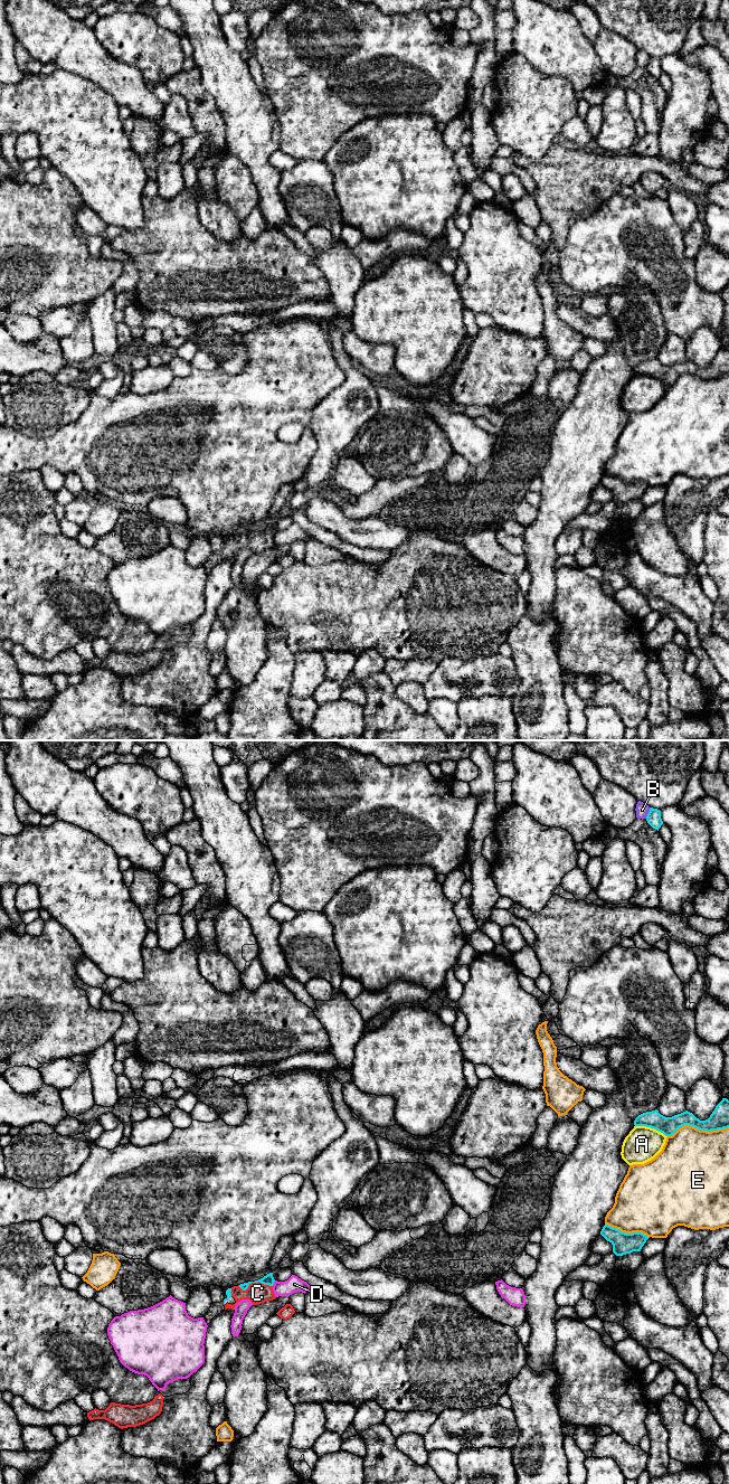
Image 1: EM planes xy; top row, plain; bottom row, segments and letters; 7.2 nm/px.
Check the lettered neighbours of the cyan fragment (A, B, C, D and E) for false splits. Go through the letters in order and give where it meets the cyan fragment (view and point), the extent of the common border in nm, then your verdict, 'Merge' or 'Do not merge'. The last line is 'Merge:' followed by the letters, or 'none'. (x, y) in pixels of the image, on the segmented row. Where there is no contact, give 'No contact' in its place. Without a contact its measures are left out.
A: Touches cyan at xy (651, 1127). Shared border 240 nm. Do not merge
B: Touches cyan at xy (649, 813). Shared border 90 nm. Do not merge
C: Touches cyan at xy (255, 1282). Shared border 240 nm. Merge
D: Touches cyan at xy (273, 1283). Shared border 50 nm. Do not merge
E: Touches cyan at xy (698, 1128). Shared border 440 nm. Do not merge
Merge: C

